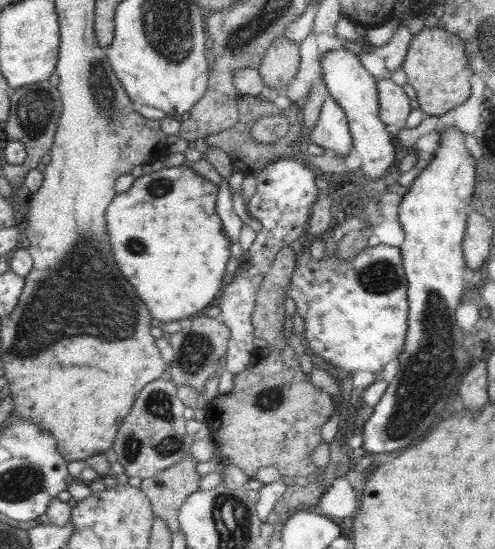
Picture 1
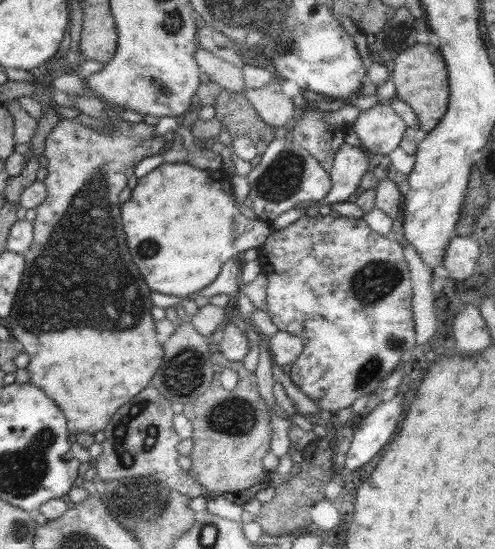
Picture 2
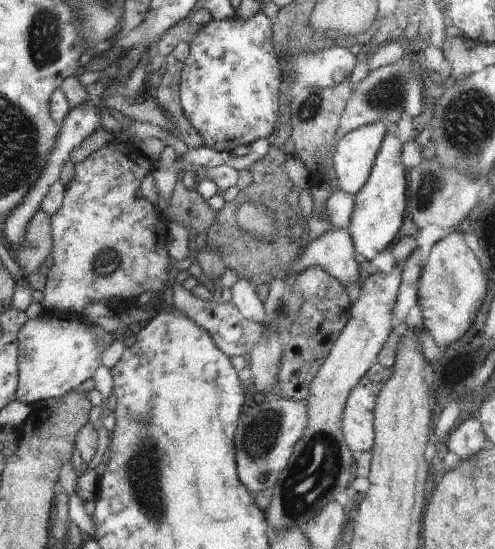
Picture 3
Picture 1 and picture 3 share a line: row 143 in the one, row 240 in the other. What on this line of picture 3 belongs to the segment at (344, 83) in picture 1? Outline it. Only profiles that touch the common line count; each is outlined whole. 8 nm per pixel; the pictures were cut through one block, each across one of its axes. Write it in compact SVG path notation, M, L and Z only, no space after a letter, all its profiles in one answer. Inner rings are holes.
M394 129L387 130L380 150L373 165L370 177L364 187L354 196L353 212L347 232L350 233L354 248L362 254L365 260L374 262L376 256L384 249L389 250L394 245L394 238L404 222L404 210L407 205L407 170L402 164L402 142L394 134Z

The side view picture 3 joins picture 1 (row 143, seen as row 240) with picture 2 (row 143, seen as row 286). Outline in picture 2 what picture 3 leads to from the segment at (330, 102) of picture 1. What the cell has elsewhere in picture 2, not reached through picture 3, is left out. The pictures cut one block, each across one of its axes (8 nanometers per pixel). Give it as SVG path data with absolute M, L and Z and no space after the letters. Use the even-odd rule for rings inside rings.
M344 143L334 157L333 168L329 172L331 189L324 202L347 201L360 184L362 176L369 168L369 158L358 146Z

